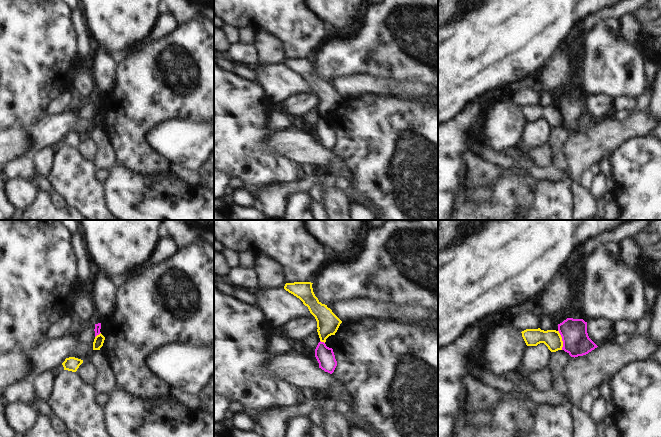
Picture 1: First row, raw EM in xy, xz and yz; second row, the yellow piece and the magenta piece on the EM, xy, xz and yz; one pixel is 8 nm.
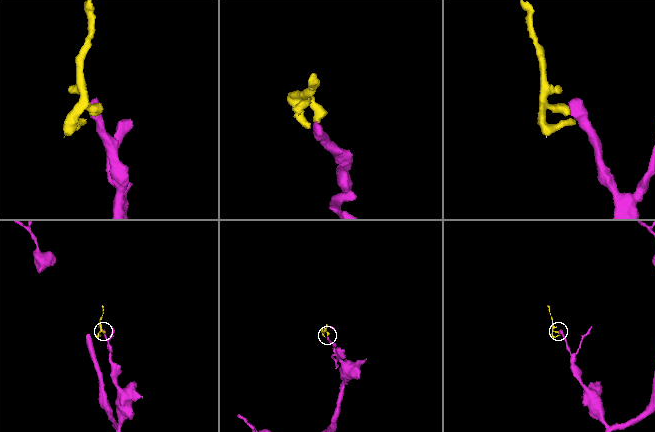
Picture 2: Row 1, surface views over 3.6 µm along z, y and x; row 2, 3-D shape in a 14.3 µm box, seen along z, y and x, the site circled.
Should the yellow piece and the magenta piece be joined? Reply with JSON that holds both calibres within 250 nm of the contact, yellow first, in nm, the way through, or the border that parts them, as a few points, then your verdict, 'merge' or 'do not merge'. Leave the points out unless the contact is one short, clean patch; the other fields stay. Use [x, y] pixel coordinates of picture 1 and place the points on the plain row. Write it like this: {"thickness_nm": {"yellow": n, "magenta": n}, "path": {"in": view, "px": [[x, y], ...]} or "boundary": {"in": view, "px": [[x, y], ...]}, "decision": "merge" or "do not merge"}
{"thickness_nm": {"yellow": 150, "magenta": 220}, "boundary": {"in": "yz", "px": [[558, 106], [561, 112], [562, 125]]}, "decision": "do not merge"}

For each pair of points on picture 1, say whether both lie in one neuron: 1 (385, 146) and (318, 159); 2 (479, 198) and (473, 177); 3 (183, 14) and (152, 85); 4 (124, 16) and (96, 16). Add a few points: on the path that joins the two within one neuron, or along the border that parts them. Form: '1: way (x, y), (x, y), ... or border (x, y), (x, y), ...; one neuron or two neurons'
1: border (331, 150), (336, 157); two neurons
2: border (497, 177), (466, 191); two neurons
3: border (201, 14), (193, 14), (177, 24); two neurons
4: way (117, 14), (103, 14); one neuron

